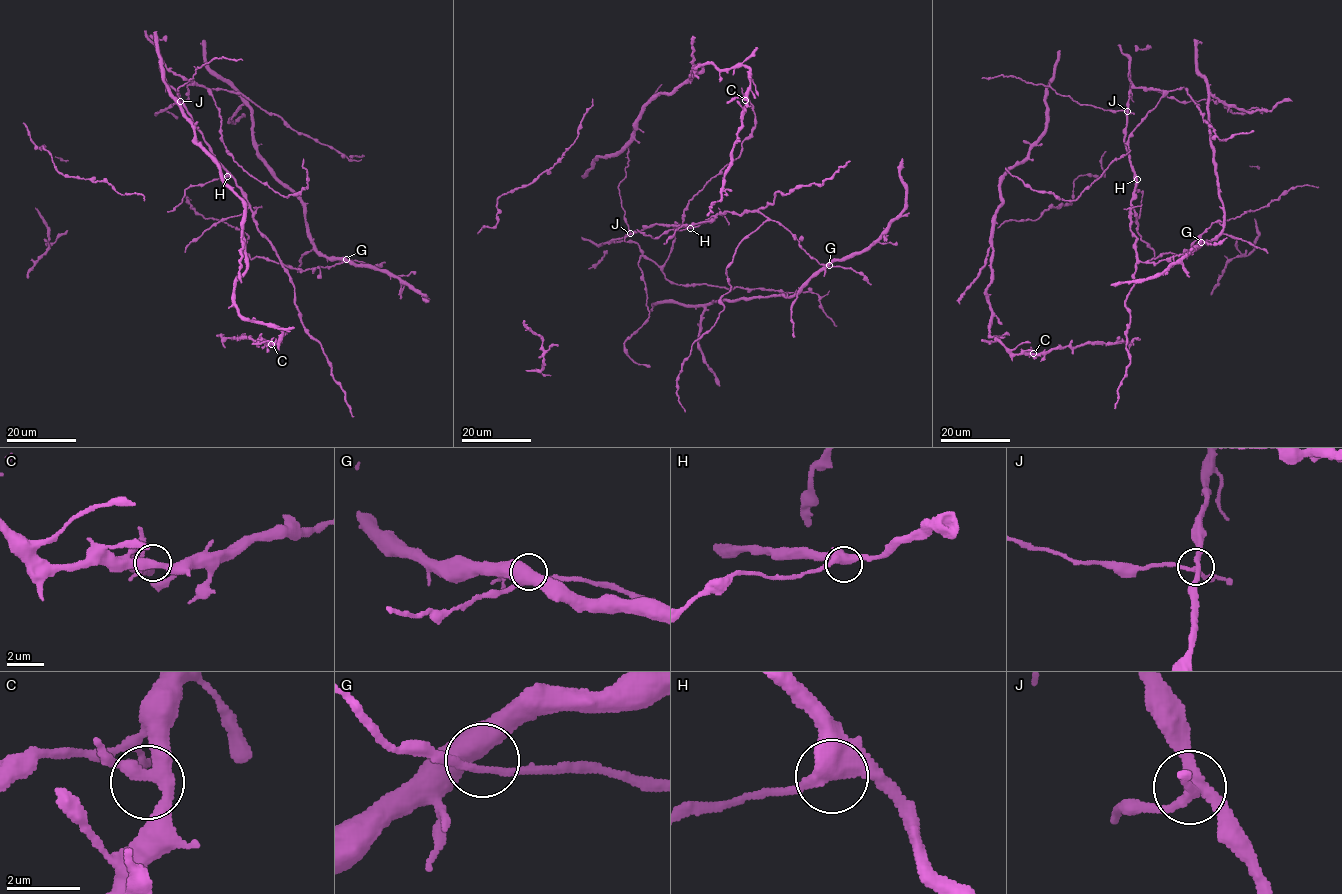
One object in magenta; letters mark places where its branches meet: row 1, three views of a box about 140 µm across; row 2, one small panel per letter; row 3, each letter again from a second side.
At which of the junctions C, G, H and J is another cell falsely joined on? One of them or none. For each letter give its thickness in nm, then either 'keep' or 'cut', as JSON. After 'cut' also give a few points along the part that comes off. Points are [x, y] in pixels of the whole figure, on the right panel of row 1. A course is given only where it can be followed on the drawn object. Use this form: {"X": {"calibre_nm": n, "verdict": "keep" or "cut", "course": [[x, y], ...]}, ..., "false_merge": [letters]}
{"C": {"calibre_nm": 360, "verdict": "keep"}, "G": {"calibre_nm": 420, "verdict": "keep"}, "H": {"calibre_nm": 440, "verdict": "keep"}, "J": {"calibre_nm": 280, "verdict": "cut", "course": [[1127, 110], [1103, 110], [1077, 103], [1049, 86], [1026, 83], [1019, 77], [998, 75], [981, 78]]}, "false_merge": ["J"]}

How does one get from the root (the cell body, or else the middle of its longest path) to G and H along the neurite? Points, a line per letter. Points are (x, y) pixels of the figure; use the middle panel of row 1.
G: (630, 231), (660, 223), (698, 226), (724, 211), (739, 215), (757, 211), (782, 224), (810, 256), (829, 265)
H: (630, 231), (660, 223), (690, 228)

